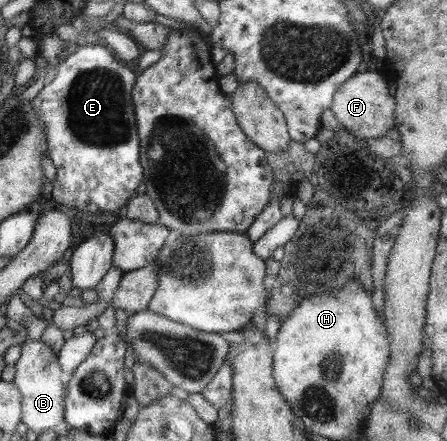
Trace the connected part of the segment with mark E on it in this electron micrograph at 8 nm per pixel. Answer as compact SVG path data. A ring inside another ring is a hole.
M81 42L78 50L58 66L56 78L46 84L34 98L35 114L43 125L48 143L48 154L56 167L56 182L47 190L51 204L69 211L78 208L90 214L114 212L126 205L136 195L137 188L145 181L140 164L140 141L137 119L132 103L136 74L114 59L102 47Z

